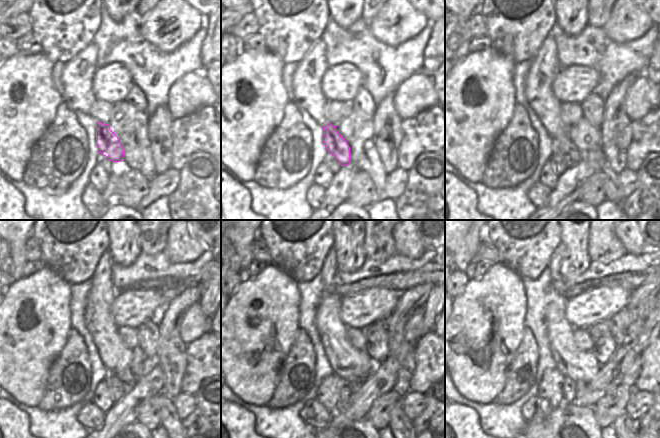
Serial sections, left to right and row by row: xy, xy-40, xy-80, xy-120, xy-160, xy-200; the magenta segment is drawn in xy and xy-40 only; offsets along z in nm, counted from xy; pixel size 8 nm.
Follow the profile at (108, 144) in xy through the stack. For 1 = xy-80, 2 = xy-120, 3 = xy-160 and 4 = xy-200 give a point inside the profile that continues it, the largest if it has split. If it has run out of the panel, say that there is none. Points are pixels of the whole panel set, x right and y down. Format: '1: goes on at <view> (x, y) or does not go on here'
1: goes on at xy-80 (562, 145)
2: goes on at xy-120 (126, 376)
3: goes on at xy-160 (354, 386)
4: goes on at xy-200 (580, 386)

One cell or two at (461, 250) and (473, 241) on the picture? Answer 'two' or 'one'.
two

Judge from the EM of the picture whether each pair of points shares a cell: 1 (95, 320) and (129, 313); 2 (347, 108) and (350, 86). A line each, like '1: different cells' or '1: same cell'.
1: different cells
2: different cells

